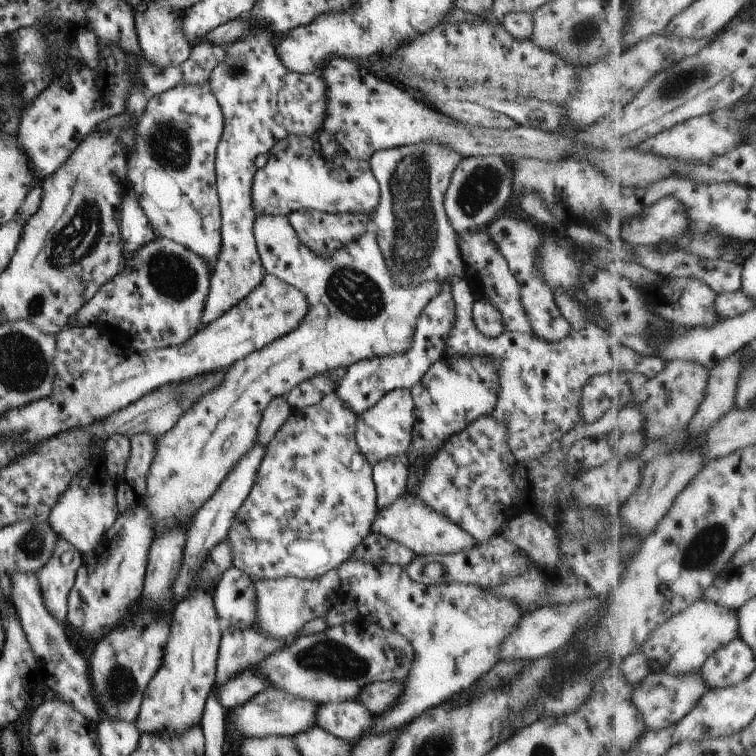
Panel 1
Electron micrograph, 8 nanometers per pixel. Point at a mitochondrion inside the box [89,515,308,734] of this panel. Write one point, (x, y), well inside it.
(120, 690)

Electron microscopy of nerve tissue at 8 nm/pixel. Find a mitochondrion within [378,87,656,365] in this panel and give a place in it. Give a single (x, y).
(415, 235)

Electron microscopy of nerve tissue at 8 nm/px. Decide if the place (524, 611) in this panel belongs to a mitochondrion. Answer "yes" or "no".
no

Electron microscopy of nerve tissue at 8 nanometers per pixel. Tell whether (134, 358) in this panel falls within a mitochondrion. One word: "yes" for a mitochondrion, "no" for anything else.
no

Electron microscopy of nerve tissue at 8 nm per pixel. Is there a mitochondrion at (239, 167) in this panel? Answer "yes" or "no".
no

